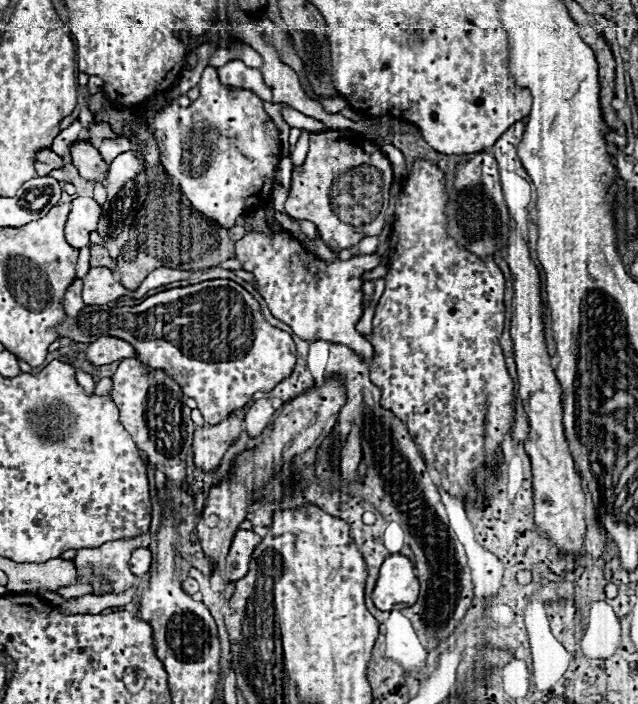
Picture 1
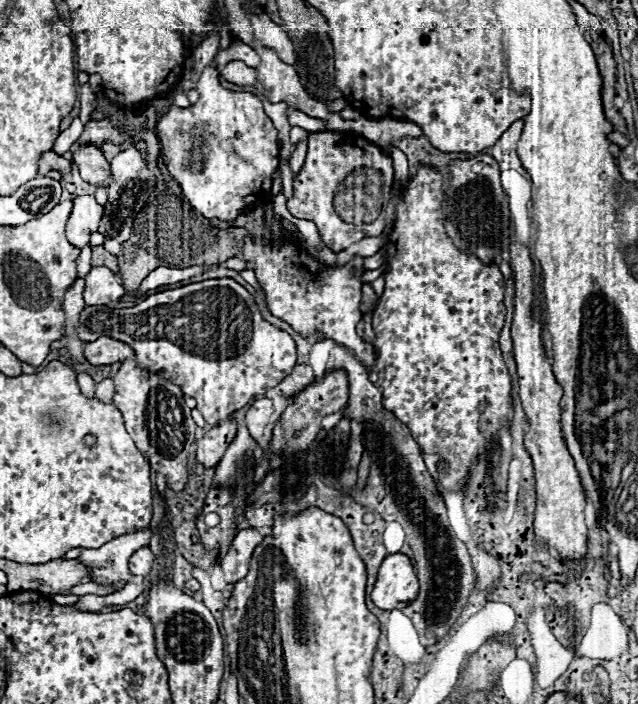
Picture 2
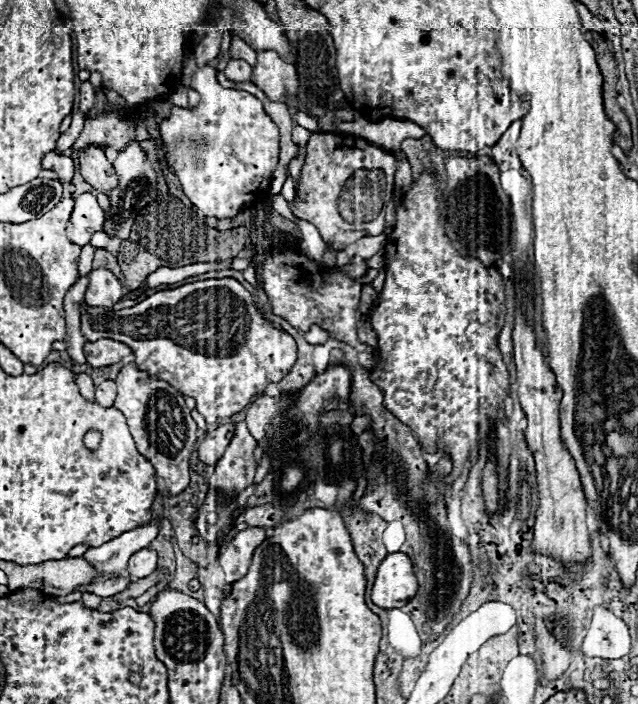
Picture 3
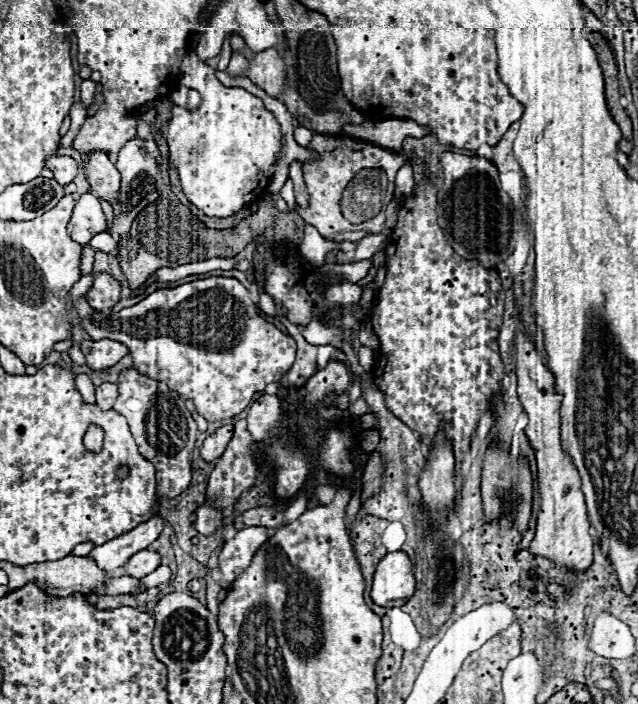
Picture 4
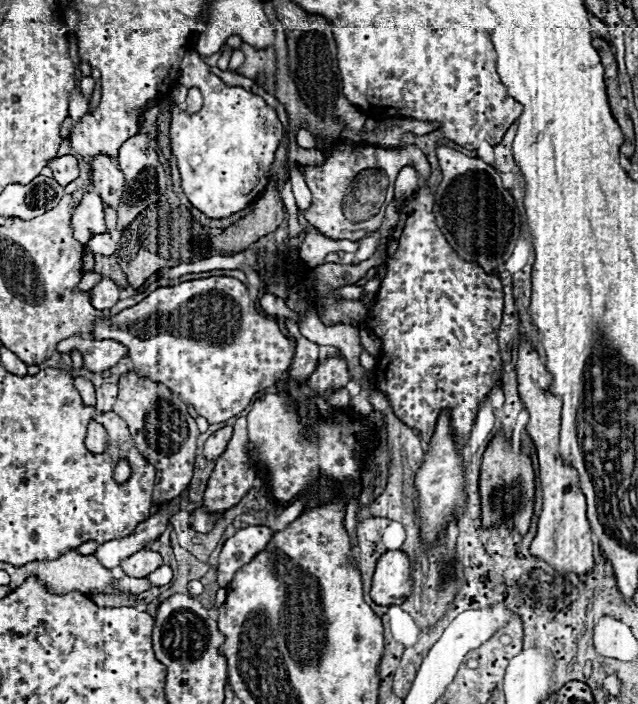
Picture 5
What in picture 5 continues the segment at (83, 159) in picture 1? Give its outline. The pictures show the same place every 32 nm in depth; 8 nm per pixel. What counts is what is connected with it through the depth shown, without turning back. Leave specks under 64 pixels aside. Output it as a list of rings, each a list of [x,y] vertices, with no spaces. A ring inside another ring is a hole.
[[[98,154],[90,162],[90,178],[92,178],[92,190],[106,204],[116,208],[120,204],[124,188],[124,176],[118,170],[118,166],[106,154]]]

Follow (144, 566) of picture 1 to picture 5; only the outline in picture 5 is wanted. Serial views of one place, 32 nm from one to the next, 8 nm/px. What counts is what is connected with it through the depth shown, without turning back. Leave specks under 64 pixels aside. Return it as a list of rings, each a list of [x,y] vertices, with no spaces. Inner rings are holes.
[[[140,550],[136,554],[132,554],[128,560],[124,560],[122,568],[128,576],[134,576],[134,578],[144,578],[148,576],[150,572],[154,572],[156,568],[160,568],[164,562],[162,562],[162,556],[158,552],[152,552],[152,550]]]

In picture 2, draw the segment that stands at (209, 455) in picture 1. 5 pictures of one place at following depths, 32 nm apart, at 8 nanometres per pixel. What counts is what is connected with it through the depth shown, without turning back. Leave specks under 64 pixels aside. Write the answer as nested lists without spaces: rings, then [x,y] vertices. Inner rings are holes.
[[[226,420],[214,428],[204,428],[202,434],[196,436],[196,462],[204,468],[216,468],[236,434],[238,420]]]

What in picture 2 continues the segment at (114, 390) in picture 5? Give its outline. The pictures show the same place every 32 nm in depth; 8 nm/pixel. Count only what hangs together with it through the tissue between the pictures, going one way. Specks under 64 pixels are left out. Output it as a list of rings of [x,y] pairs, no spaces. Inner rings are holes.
[[[104,378],[102,382],[96,384],[96,398],[104,402],[112,402],[112,392],[114,392],[114,384],[110,378]]]

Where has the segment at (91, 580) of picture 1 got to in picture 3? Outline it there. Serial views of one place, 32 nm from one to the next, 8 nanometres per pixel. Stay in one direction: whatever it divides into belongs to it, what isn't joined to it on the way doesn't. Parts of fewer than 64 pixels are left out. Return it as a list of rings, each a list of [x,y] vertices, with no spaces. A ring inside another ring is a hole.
[[[146,524],[132,532],[124,532],[118,538],[102,544],[100,548],[88,548],[82,556],[88,564],[94,566],[102,580],[110,578],[130,578],[128,574],[128,560],[140,548],[146,548],[158,536],[160,524]]]

